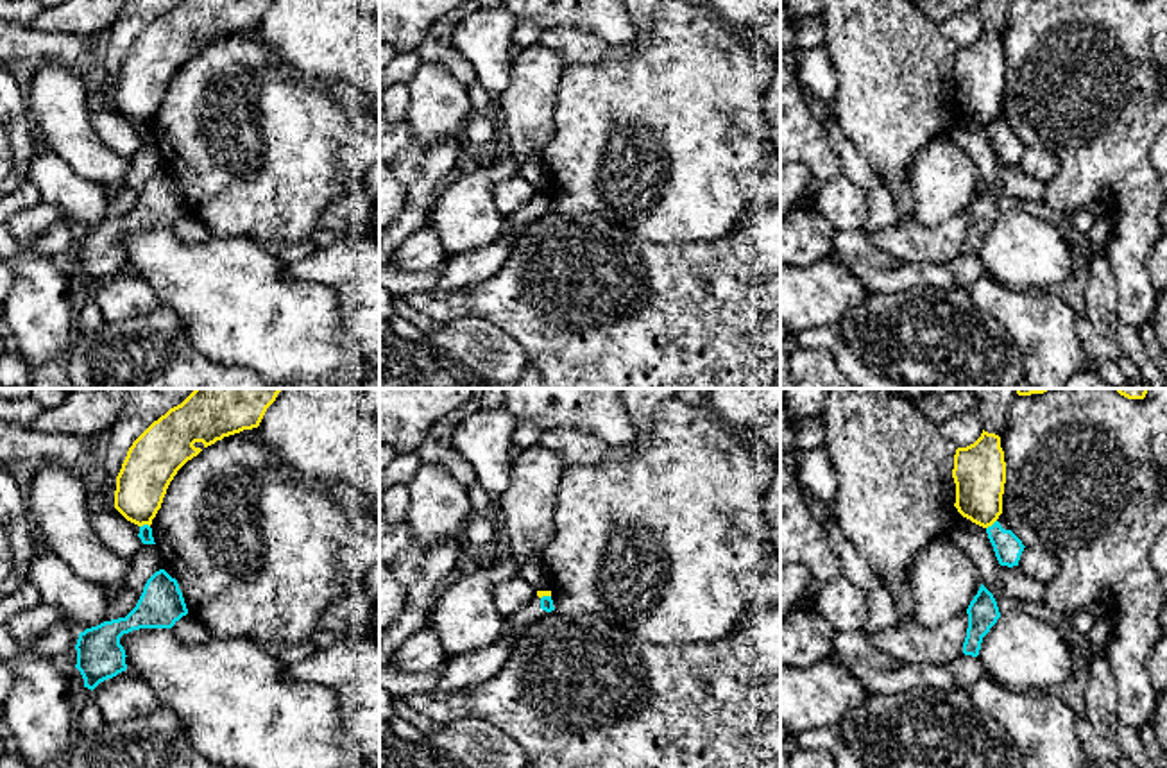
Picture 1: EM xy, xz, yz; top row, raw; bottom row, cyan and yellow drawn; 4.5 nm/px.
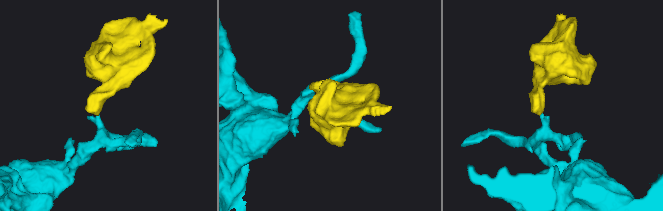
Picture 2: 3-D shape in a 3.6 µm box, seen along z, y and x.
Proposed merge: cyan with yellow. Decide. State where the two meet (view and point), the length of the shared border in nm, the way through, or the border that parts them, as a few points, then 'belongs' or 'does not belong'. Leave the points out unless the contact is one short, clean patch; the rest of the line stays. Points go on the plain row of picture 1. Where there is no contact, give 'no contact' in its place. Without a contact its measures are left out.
xy (144, 124) | 50 nm | along xy (149, 124), (140, 126) | does not belong

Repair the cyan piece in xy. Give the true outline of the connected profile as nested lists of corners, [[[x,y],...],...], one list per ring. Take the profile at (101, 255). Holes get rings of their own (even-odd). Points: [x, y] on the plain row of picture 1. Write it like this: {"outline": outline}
{"outline": [[[165,168],[156,170],[125,217],[104,220],[79,233],[75,267],[84,277],[84,286],[93,290],[100,281],[127,269],[127,254],[120,243],[124,233],[140,227],[172,227],[186,213],[177,179]]]}

